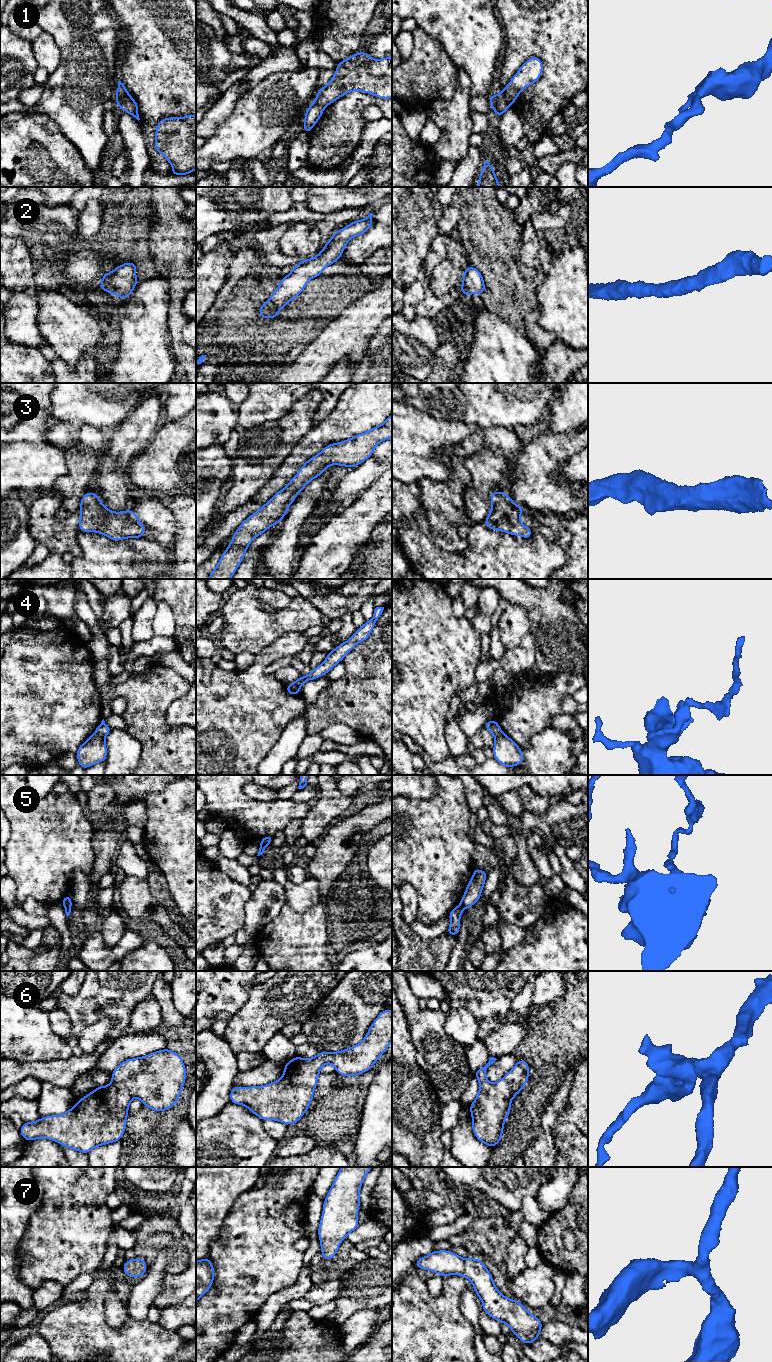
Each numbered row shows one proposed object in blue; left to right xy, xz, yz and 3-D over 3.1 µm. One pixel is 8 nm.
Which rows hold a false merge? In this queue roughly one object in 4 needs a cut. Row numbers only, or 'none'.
1, 4, 5

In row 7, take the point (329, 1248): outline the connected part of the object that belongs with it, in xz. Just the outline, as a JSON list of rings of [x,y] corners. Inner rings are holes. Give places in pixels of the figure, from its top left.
[[[341,1167],[327,1197],[318,1228],[323,1260],[333,1259],[340,1242],[359,1226],[360,1189],[372,1167]]]

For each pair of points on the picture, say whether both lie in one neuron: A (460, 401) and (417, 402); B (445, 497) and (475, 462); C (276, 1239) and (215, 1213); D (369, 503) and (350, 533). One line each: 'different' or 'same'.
A: same
B: different
C: different
D: same

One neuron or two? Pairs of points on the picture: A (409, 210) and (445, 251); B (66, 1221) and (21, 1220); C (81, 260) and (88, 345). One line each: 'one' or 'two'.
A: two
B: two
C: two

